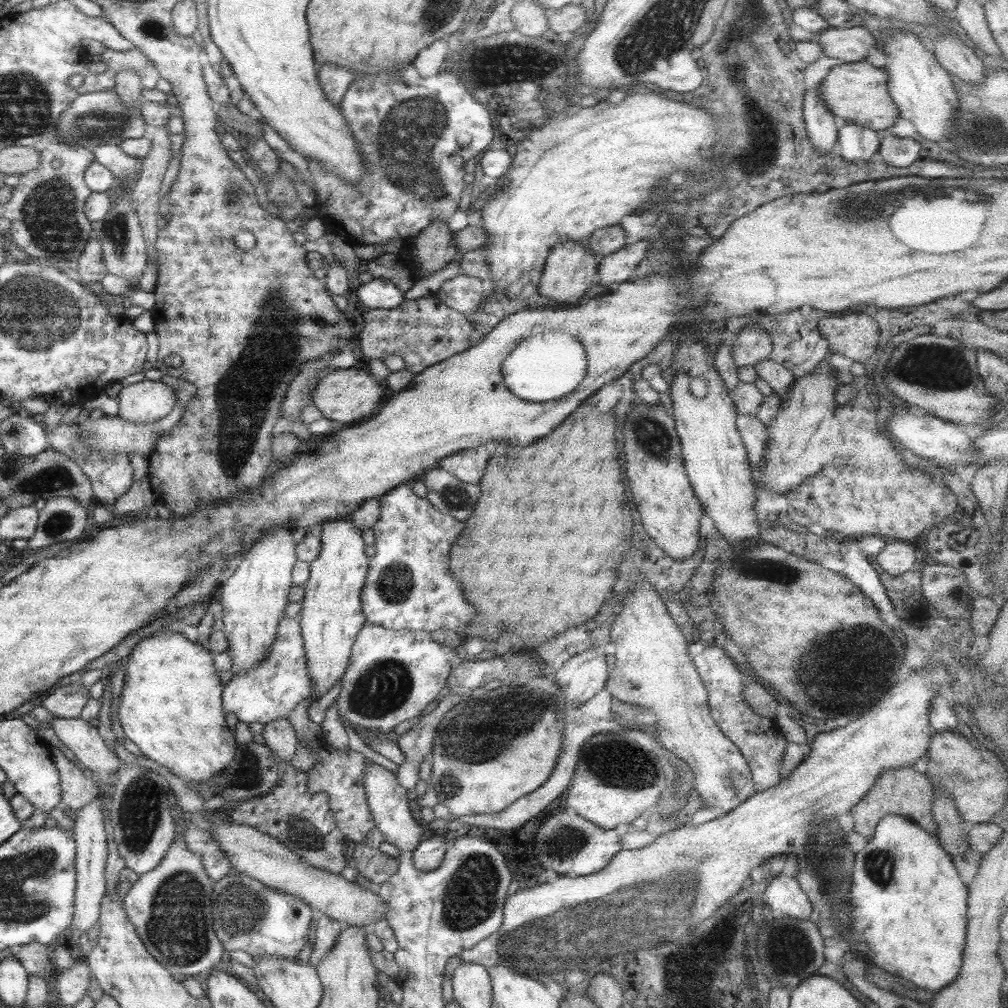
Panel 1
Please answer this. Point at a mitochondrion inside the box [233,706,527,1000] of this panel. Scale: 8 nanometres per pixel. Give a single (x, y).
(471, 895)

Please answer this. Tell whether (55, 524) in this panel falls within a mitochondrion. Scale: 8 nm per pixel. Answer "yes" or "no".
yes

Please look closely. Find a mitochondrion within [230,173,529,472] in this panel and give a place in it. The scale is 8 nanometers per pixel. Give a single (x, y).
(272, 301)

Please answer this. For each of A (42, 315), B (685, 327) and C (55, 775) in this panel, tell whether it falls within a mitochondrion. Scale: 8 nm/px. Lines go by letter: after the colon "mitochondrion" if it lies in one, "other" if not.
A: mitochondrion
B: other
C: other

